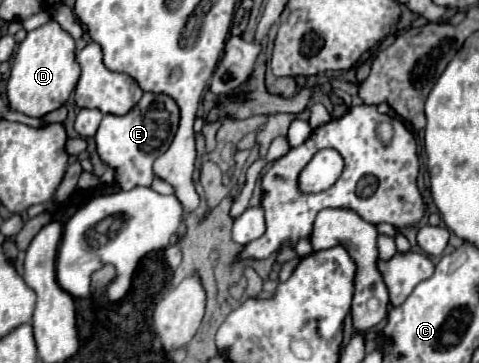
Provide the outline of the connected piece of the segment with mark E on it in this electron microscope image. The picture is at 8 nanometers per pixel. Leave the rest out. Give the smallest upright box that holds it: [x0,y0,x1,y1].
[95,93,179,191]

